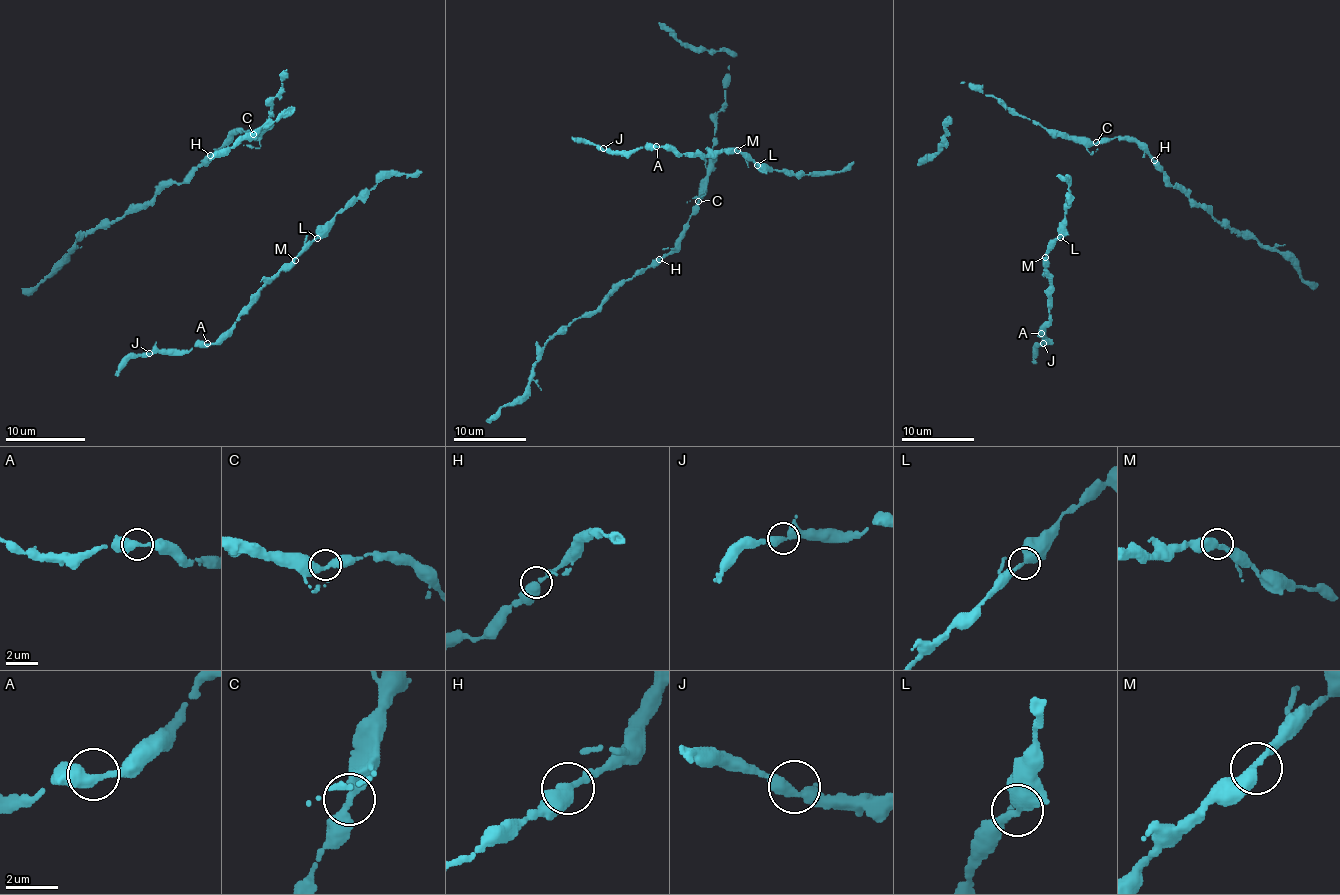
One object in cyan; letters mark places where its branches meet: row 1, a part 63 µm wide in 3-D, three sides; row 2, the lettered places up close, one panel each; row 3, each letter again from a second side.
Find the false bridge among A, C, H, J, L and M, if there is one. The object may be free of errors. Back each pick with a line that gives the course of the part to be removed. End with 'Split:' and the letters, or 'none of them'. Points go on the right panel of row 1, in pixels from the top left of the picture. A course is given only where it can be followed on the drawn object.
Split: none of them

